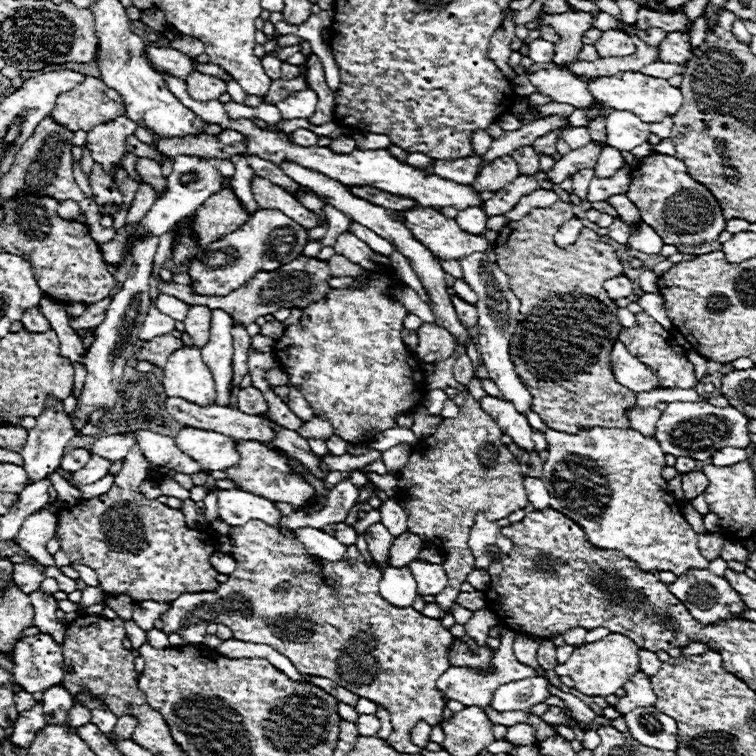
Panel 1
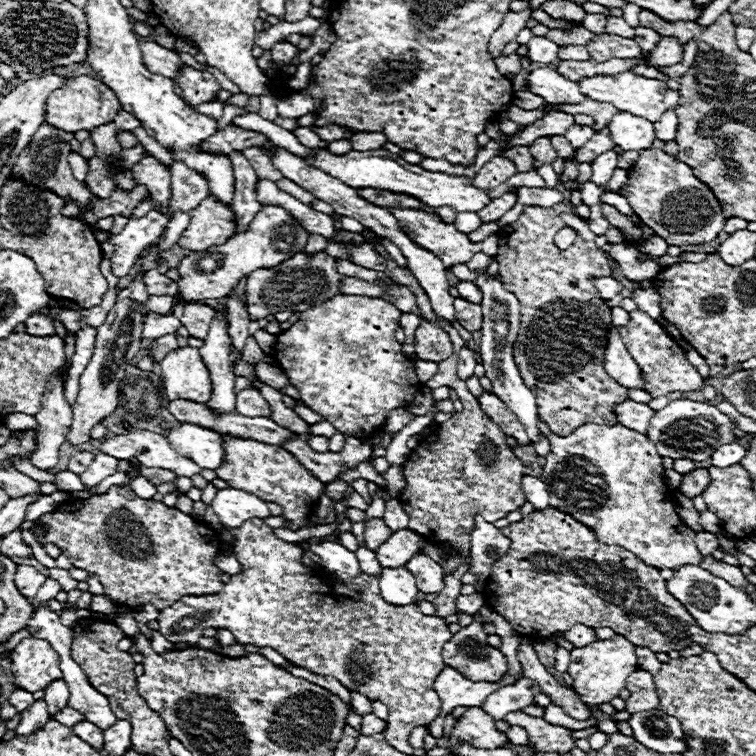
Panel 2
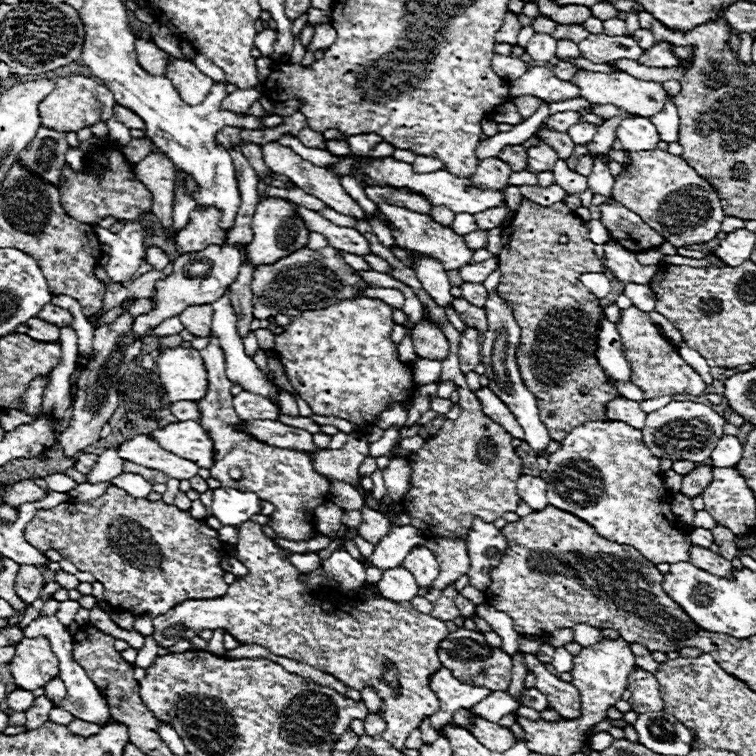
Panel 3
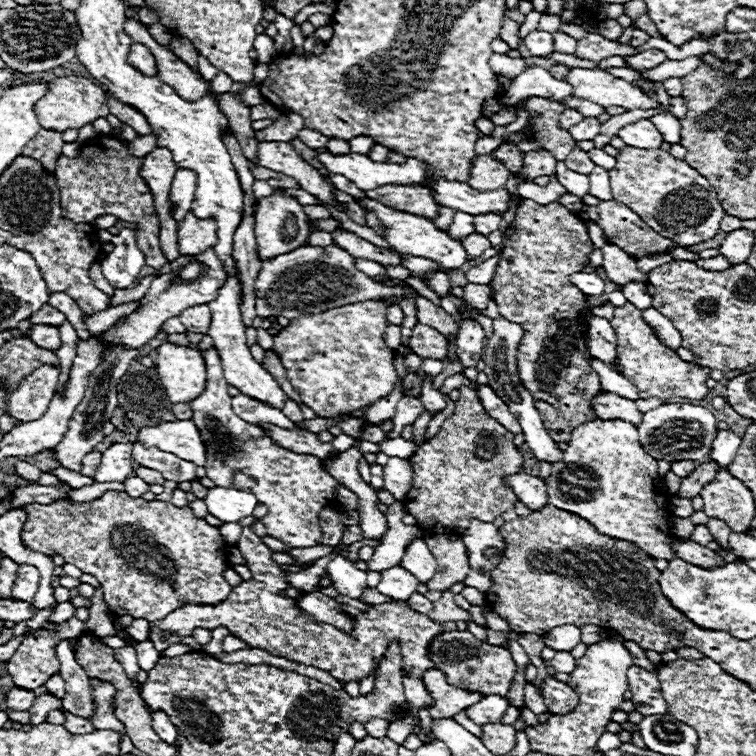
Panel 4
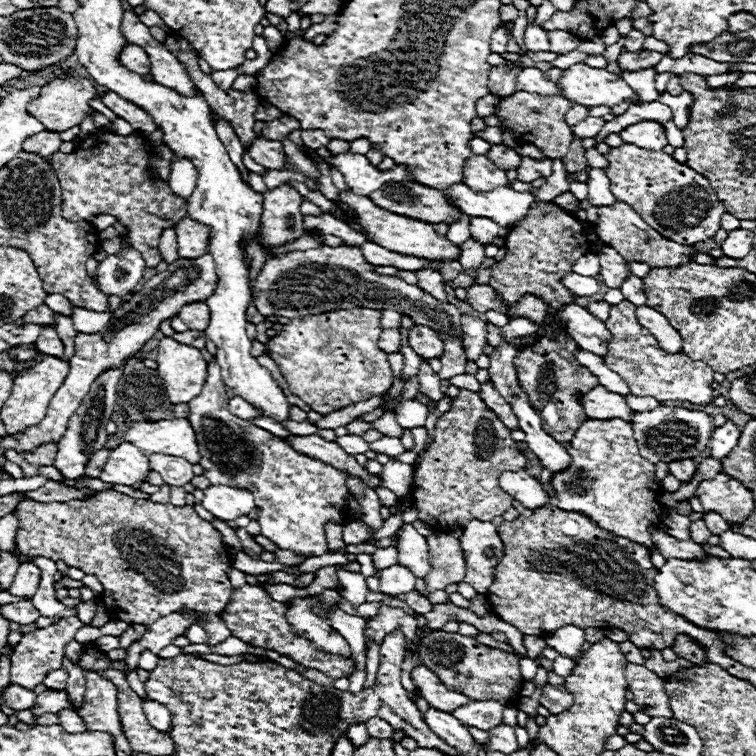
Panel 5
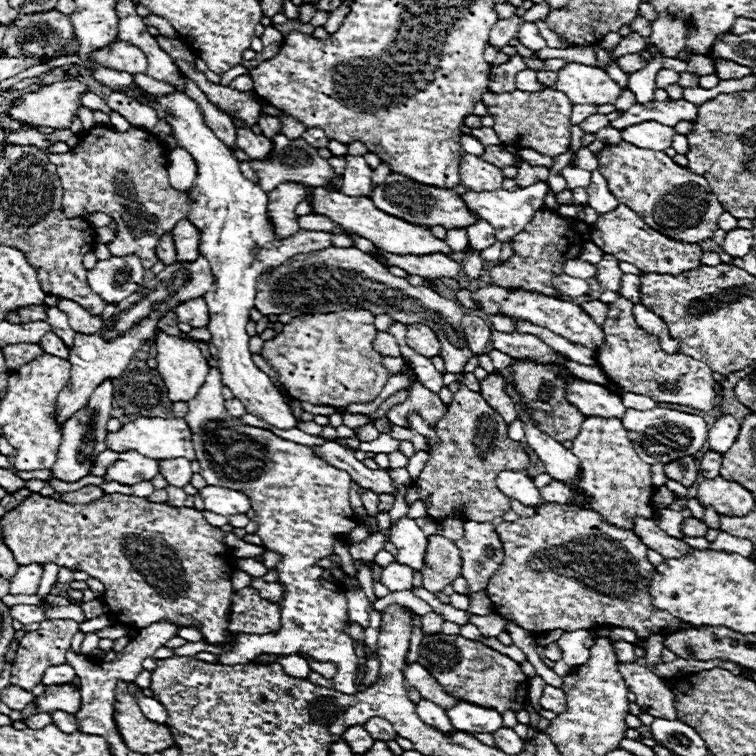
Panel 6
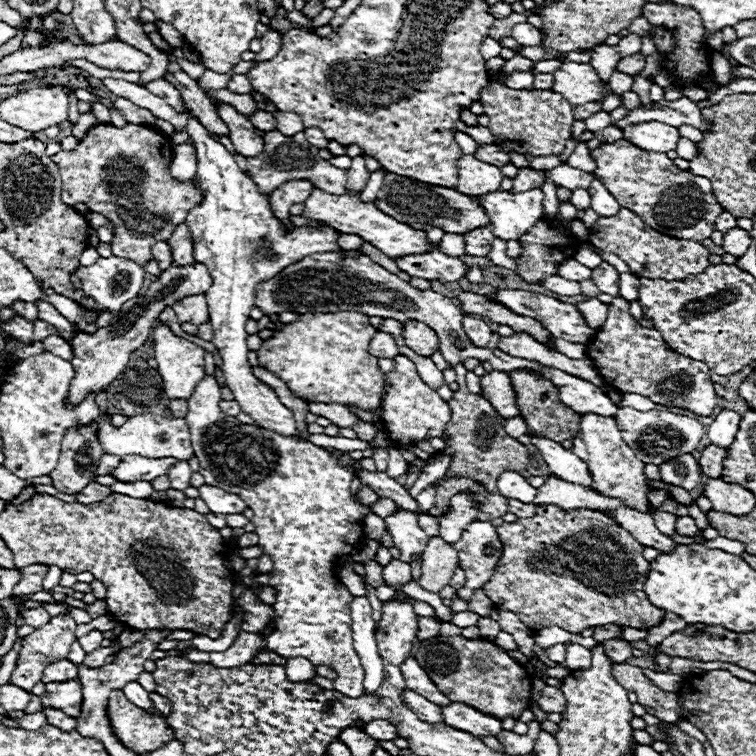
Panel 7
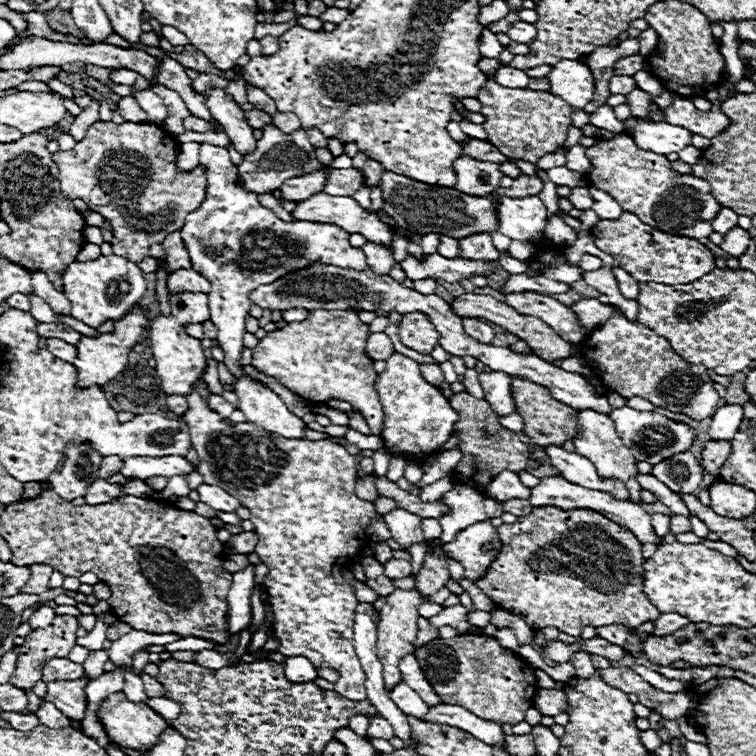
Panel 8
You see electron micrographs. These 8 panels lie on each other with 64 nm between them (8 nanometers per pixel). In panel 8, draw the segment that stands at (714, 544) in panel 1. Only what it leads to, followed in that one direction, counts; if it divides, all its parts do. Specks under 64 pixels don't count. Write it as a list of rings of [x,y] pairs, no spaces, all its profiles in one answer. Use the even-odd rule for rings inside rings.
[[[676,514],[670,516],[670,532],[672,532],[672,534],[690,532],[690,530],[692,530],[692,526],[690,526],[690,518],[686,518],[686,516],[676,516]]]

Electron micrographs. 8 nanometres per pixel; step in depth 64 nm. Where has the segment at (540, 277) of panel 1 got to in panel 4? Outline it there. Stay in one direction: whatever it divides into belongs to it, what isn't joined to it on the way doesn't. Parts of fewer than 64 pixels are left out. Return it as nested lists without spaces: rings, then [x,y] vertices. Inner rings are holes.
[[[524,200],[522,206],[520,206],[518,212],[516,212],[514,222],[512,222],[510,228],[504,232],[504,248],[500,250],[500,264],[498,264],[496,274],[494,274],[494,278],[492,278],[494,302],[498,304],[498,312],[500,312],[502,316],[506,316],[508,320],[522,324],[522,328],[526,330],[526,334],[522,336],[522,342],[520,342],[520,346],[518,346],[518,374],[520,374],[520,378],[522,378],[522,384],[526,386],[526,390],[530,390],[530,394],[534,394],[534,400],[536,400],[536,402],[542,400],[542,402],[546,402],[546,404],[550,404],[550,406],[554,406],[554,408],[558,410],[558,418],[556,418],[554,422],[546,424],[548,434],[554,438],[554,442],[568,442],[574,428],[578,428],[580,424],[584,424],[584,422],[596,418],[596,416],[594,416],[594,410],[592,410],[592,406],[590,406],[590,398],[594,398],[594,394],[600,394],[600,392],[602,392],[600,378],[598,378],[598,374],[590,368],[590,352],[586,352],[586,330],[584,330],[586,318],[584,318],[584,316],[586,316],[586,314],[592,314],[592,312],[590,312],[590,306],[586,306],[588,296],[582,294],[578,288],[570,286],[570,274],[580,272],[580,270],[584,268],[584,264],[588,264],[588,258],[590,258],[592,250],[594,250],[594,244],[592,244],[590,238],[588,238],[588,230],[586,230],[586,224],[584,224],[582,218],[578,218],[576,214],[572,214],[570,210],[566,210],[566,208],[564,208],[562,204],[558,204],[558,202],[552,202],[552,204],[542,206],[542,204],[536,204],[536,202],[532,202],[532,200]]]

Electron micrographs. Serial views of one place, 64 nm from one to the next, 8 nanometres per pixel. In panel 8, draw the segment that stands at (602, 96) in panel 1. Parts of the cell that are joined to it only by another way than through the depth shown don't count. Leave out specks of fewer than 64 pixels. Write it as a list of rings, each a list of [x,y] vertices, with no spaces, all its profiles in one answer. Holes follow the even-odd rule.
[[[560,60],[548,74],[550,92],[580,110],[594,100],[594,76],[590,68],[576,60]]]

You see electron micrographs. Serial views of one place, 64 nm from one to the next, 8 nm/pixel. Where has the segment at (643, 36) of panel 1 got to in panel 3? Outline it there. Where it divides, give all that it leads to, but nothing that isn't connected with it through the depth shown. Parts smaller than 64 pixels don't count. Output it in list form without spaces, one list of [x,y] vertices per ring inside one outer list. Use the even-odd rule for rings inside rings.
[[[638,28],[638,30],[632,34],[632,38],[638,42],[638,46],[640,46],[642,50],[646,50],[646,48],[650,48],[650,46],[656,44],[654,34],[652,34],[650,30],[646,30],[646,28]]]

